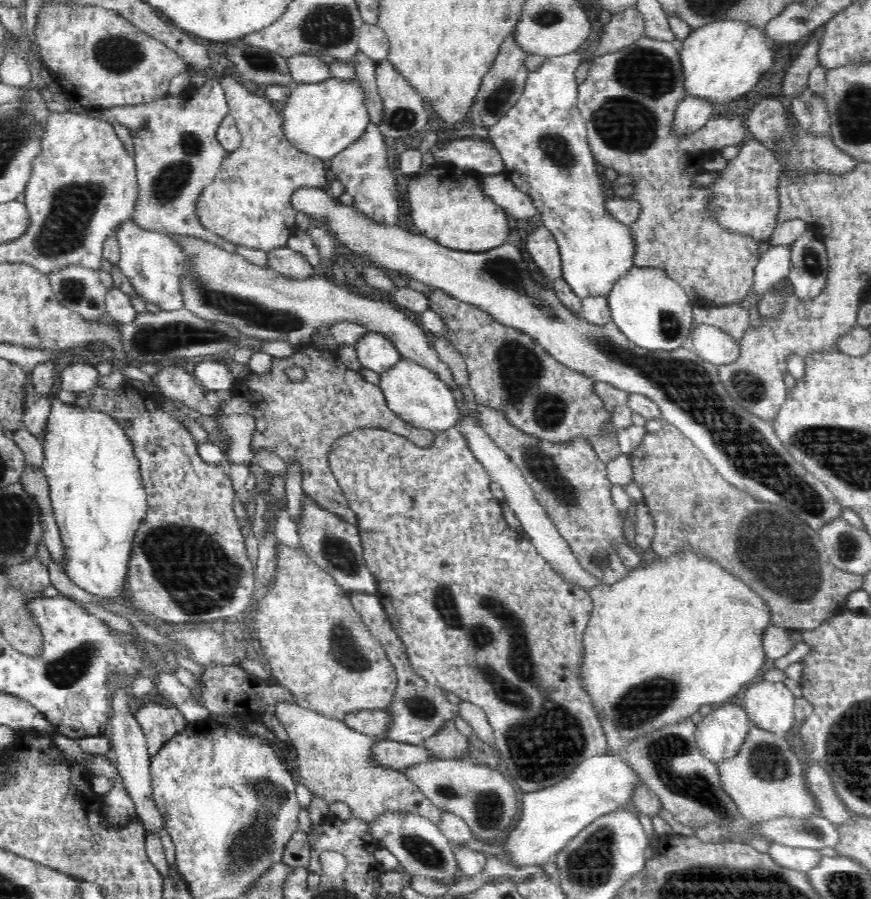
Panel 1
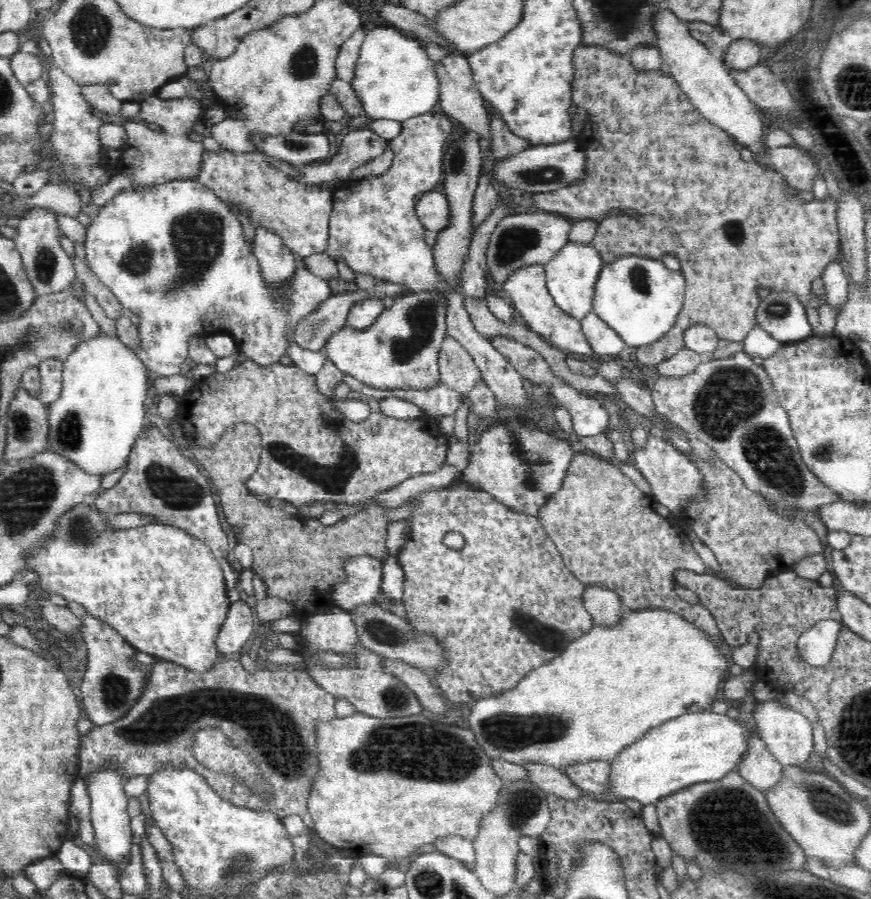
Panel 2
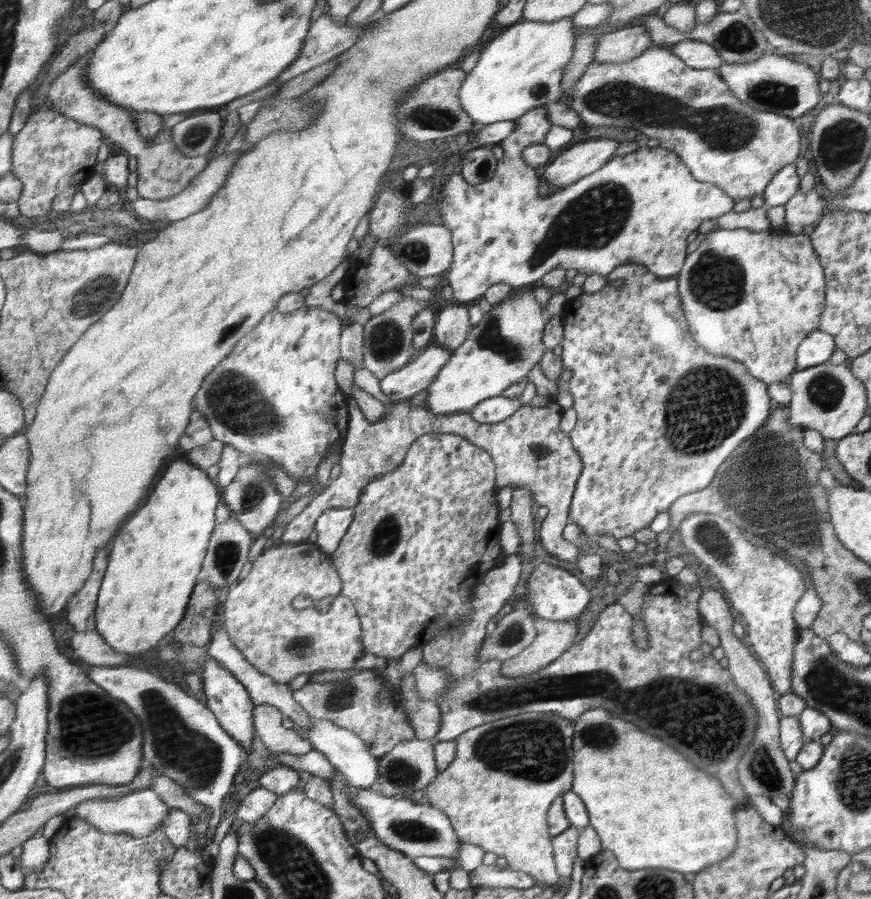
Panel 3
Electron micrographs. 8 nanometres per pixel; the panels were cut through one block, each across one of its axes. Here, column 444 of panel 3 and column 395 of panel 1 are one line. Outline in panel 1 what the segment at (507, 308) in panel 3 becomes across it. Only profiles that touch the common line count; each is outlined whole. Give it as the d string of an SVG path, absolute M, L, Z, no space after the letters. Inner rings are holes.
M402 359L398 366L379 375L378 386L382 389L389 409L403 421L415 428L430 430L433 433L444 433L460 424L460 406L457 406L452 387L438 379L438 375L433 371L428 371L424 366L409 359Z

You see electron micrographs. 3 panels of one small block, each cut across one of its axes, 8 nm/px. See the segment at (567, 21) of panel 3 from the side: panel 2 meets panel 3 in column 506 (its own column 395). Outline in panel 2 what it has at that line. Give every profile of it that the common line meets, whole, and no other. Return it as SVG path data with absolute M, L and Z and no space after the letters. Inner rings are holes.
M378 26L365 31L365 39L351 79L359 106L372 120L408 121L435 110L439 102L438 77L422 40L410 38L396 27Z

